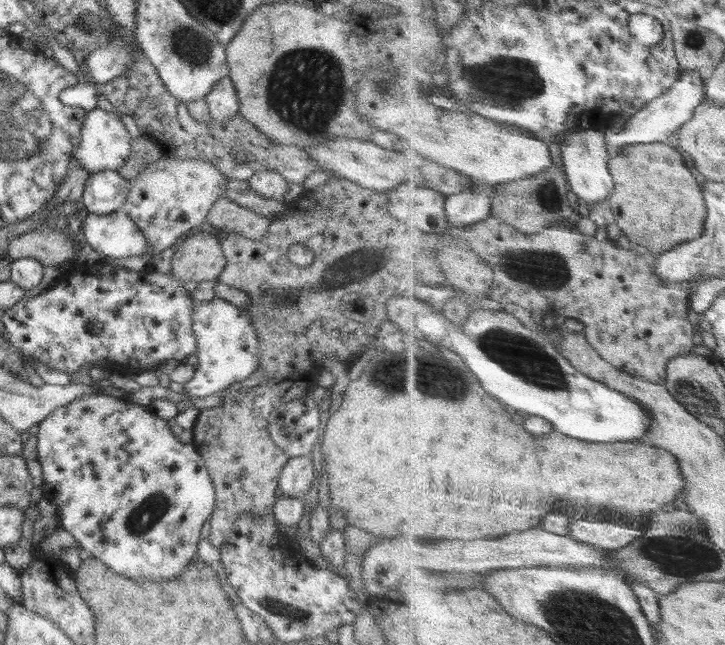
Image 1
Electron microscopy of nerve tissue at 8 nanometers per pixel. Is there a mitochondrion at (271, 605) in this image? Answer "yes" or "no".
yes

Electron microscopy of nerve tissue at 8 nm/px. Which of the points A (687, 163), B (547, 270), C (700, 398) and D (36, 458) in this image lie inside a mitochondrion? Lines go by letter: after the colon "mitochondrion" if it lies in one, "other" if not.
A: other
B: mitochondrion
C: mitochondrion
D: other

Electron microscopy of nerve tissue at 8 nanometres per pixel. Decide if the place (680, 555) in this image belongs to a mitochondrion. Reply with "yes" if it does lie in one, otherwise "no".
yes

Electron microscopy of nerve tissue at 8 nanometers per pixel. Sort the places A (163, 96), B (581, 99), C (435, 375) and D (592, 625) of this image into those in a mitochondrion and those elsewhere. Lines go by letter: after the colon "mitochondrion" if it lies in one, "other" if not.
A: other
B: other
C: mitochondrion
D: mitochondrion

